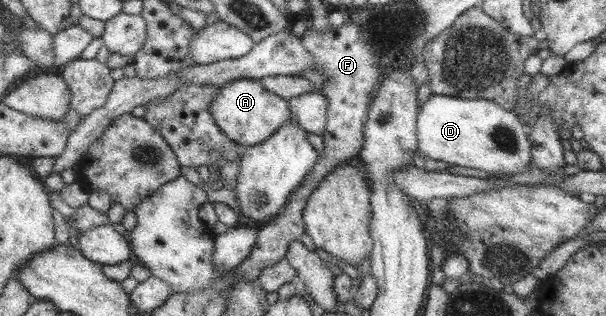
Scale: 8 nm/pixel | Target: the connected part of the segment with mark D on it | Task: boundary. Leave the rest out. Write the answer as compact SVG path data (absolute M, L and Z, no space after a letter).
M431 94L423 103L416 117L416 138L418 153L432 160L444 161L451 166L471 167L486 172L502 171L508 174L524 173L525 166L532 159L532 144L528 141L527 126L520 122L517 113L505 110L493 101L469 99Z

